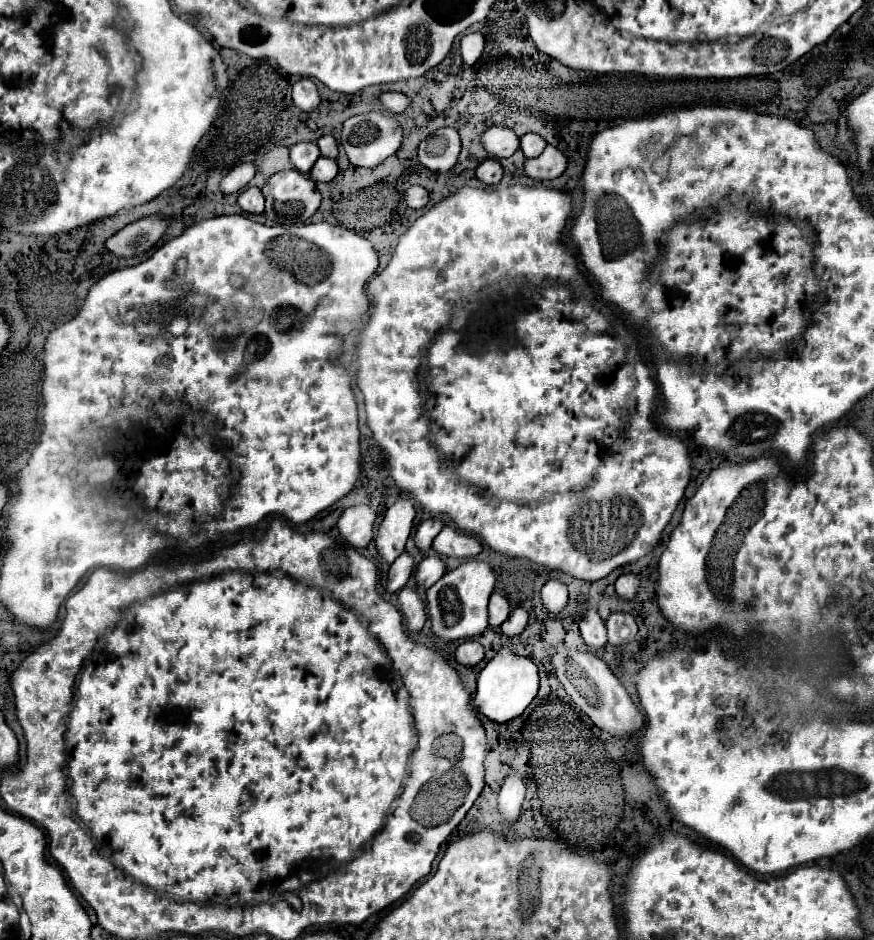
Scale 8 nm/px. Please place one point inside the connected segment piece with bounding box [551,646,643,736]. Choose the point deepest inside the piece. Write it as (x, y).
(587, 679)

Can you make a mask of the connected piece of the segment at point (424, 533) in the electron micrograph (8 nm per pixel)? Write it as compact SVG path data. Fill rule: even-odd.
M427 518L427 520L423 520L417 526L417 532L415 532L415 544L417 544L417 548L427 550L431 546L433 538L441 532L441 528L443 528L443 520L441 518Z

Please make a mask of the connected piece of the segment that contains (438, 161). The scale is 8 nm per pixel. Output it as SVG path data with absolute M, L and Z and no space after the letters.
M439 128L419 144L419 160L433 172L449 172L459 156L461 142L455 128Z

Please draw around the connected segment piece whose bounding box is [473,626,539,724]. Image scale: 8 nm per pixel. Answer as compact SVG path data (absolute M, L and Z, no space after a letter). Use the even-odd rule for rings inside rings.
M499 626L491 628L491 630L503 640L503 646L481 670L481 674L477 678L477 690L473 696L473 704L483 716L501 724L501 722L509 722L509 720L521 716L525 712L525 708L533 702L533 698L537 696L537 690L539 690L539 672L531 658L519 656L511 650L511 642L507 636L503 636Z

